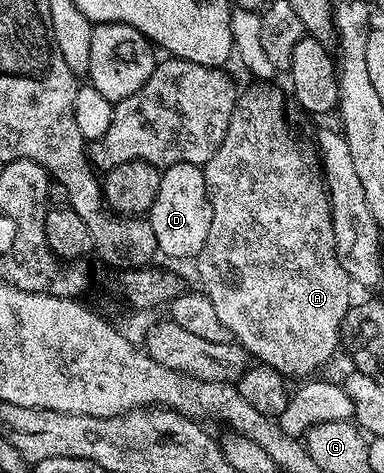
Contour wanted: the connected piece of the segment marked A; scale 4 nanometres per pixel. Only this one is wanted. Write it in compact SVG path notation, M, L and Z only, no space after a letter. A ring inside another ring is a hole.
M268 82L258 84L258 88L252 88L248 93L241 95L236 102L236 109L230 118L230 126L226 130L226 138L222 146L210 158L210 162L203 165L204 181L208 191L208 201L212 217L210 218L210 234L206 234L206 242L202 246L200 255L195 257L196 272L200 275L203 291L214 302L214 310L218 313L218 318L222 318L226 328L232 332L232 338L235 343L242 345L249 354L249 357L255 358L259 363L270 366L278 370L286 378L300 376L299 378L312 378L317 375L316 372L342 344L342 329L344 319L349 308L354 303L352 291L354 285L349 280L346 270L338 262L338 254L334 244L334 226L332 225L332 204L328 200L328 189L324 187L321 173L314 167L310 161L304 157L304 152L298 145L292 141L292 132L288 129L288 120L284 117L284 96L273 85Z

